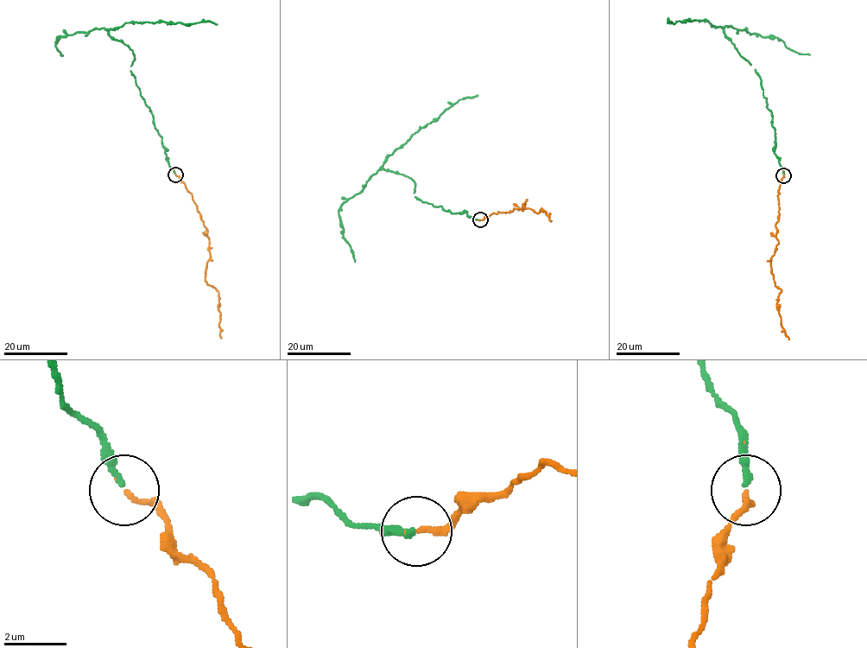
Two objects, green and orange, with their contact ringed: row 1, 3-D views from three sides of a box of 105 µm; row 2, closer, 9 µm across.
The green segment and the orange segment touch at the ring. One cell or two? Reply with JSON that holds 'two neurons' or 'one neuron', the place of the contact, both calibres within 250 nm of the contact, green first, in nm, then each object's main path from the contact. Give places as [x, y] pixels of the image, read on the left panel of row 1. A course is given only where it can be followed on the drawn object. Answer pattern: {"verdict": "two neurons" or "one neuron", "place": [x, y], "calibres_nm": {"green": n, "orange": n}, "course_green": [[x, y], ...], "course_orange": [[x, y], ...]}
{"verdict": "one neuron", "place": [175, 174], "calibres_nm": {"green": 220, "orange": 160}, "course_green": [[175, 174], [130, 71], [132, 51], [114, 40], [109, 30], [127, 22], [191, 25], [210, 21], [217, 24]], "course_orange": [[175, 174], [192, 195], [206, 229], [211, 256], [205, 280], [218, 292], [221, 338]]}

